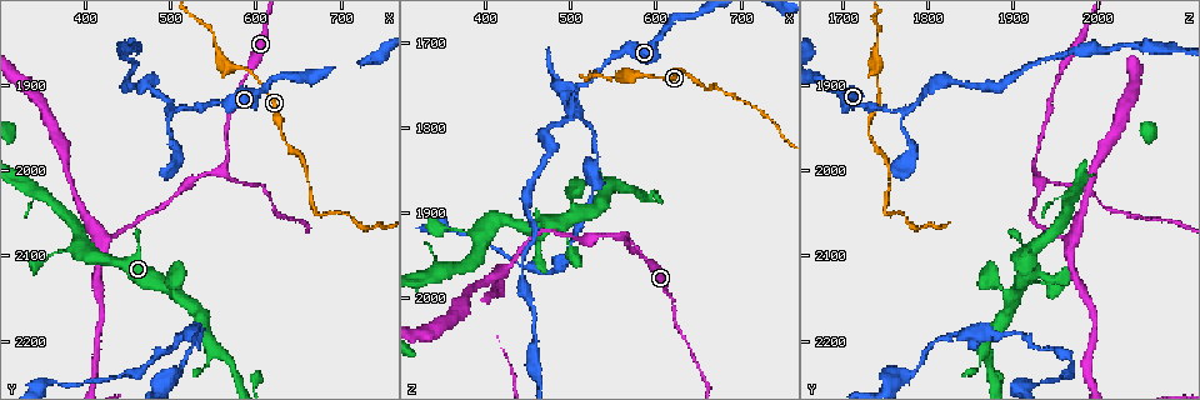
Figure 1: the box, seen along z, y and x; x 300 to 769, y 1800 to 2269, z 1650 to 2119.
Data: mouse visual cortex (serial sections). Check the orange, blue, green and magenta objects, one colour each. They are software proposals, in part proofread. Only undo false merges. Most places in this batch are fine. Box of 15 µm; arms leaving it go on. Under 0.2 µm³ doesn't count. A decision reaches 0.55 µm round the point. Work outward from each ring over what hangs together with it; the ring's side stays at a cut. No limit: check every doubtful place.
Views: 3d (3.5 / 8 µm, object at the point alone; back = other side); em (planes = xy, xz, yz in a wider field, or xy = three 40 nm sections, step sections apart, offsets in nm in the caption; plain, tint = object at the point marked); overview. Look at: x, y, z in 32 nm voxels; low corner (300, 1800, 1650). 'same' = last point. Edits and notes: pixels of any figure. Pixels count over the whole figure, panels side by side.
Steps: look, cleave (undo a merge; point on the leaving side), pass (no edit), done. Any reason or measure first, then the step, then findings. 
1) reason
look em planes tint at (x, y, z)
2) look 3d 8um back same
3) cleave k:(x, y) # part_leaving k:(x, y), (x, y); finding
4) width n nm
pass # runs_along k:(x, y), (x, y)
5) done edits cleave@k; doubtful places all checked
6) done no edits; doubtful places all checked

look 3d 3.5um at (560, 2000, 1925)

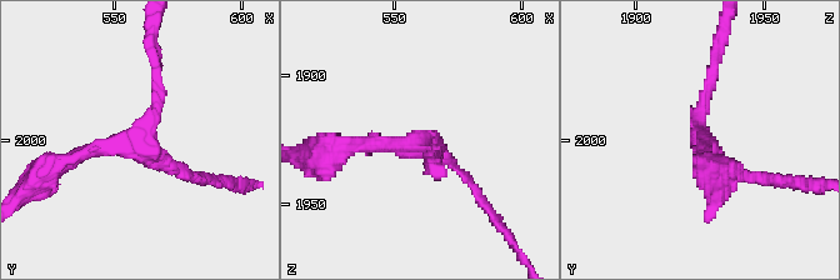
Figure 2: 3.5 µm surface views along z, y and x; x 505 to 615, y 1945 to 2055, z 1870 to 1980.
look em planes tint at (560, 2000, 1927)

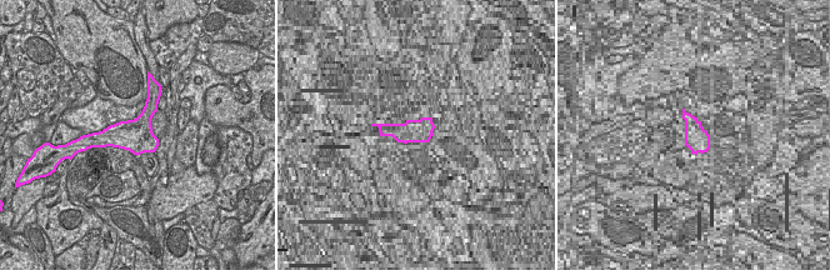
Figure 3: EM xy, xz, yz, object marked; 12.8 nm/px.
arms 3
pass # runs_along 2:(155, 68), (148, 133), (64, 163); all the same cell

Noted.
abrupt turn
look 3d 8um at (670, 2045, 1750)

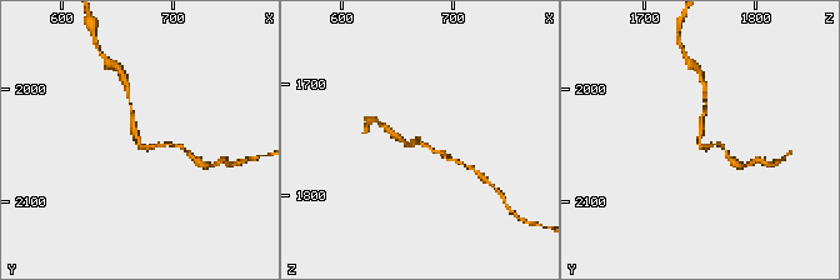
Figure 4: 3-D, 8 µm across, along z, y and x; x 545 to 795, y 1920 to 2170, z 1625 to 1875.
look 3d 3.5um at (670, 2046, 1750)

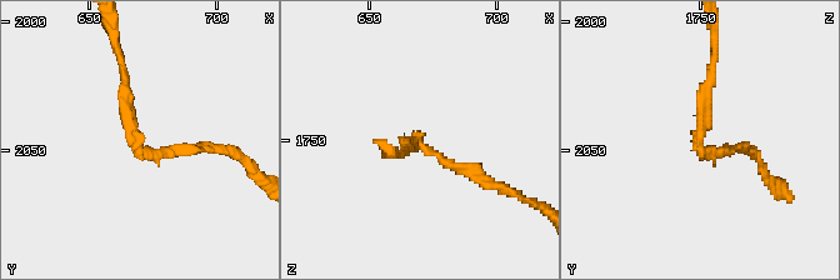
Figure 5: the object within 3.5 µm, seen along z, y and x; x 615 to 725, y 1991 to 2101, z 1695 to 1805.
arm_widths 150, 150 nm
look em planes tint at (668, 2048, 1750)

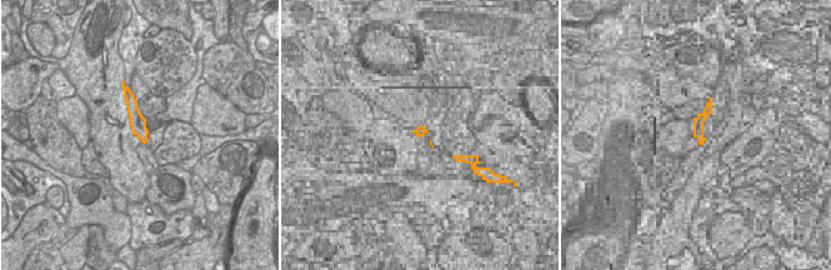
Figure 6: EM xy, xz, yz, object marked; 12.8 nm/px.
pass # runs_along 6:(128, 95), (144, 139); continuous, no second cell

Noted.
abrupt turn
look 3d 3.5um at (500, 1930, 1765)

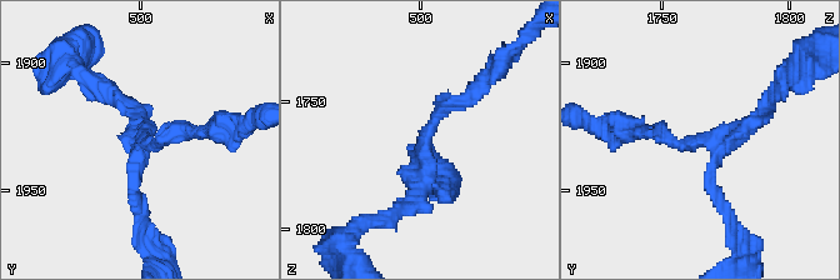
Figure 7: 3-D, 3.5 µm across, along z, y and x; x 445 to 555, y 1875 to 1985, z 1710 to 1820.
arms 3; arm_widths 150, 200, 200 nm
look em planes tint at (503, 1931, 1769)

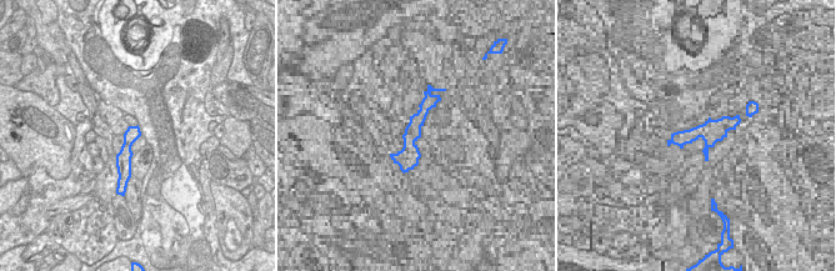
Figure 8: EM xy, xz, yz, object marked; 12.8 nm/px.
pass # all the same cell

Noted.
done no edits; doubtful places all checked

